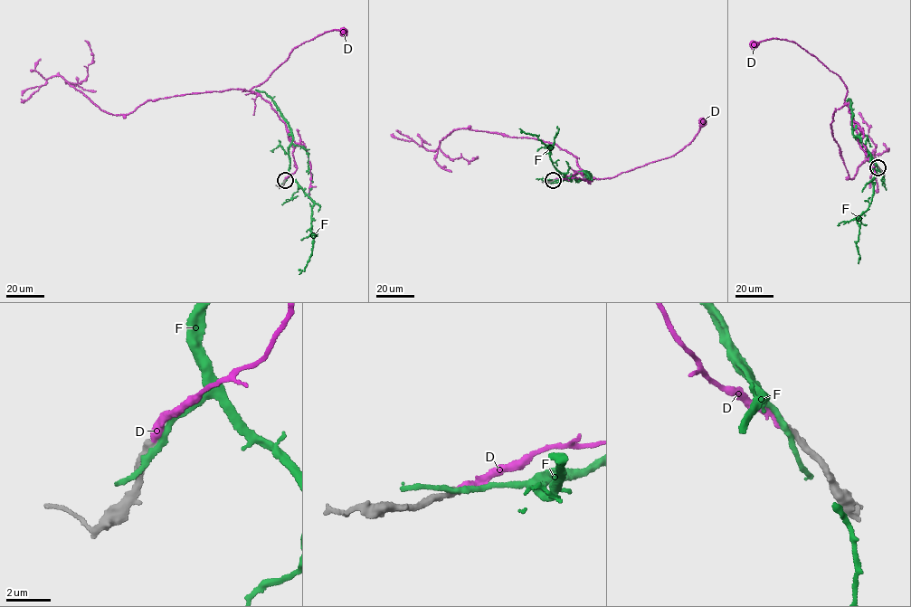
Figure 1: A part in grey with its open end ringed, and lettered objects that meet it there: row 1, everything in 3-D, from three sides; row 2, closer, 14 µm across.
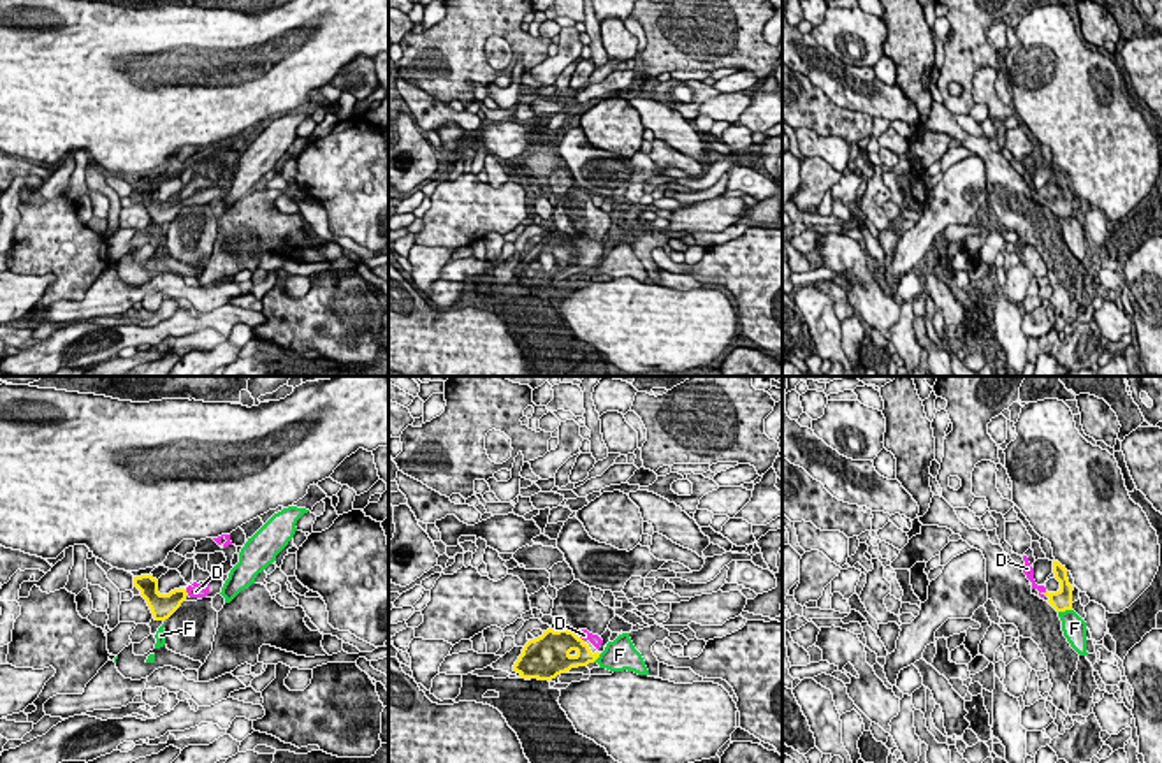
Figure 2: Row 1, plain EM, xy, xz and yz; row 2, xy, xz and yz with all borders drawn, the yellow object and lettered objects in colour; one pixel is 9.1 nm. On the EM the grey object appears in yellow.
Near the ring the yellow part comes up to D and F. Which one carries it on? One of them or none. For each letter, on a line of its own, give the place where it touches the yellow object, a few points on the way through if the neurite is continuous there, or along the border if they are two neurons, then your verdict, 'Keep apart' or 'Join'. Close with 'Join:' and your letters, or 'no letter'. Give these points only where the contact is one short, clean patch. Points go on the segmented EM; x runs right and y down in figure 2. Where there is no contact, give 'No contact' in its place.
D: Touches yellow at xy (187, 593). Path across: xy (164, 605), (187, 593), (196, 591). Join
F: Touches yellow at yz (1064, 610). Keep apart
Join: D

